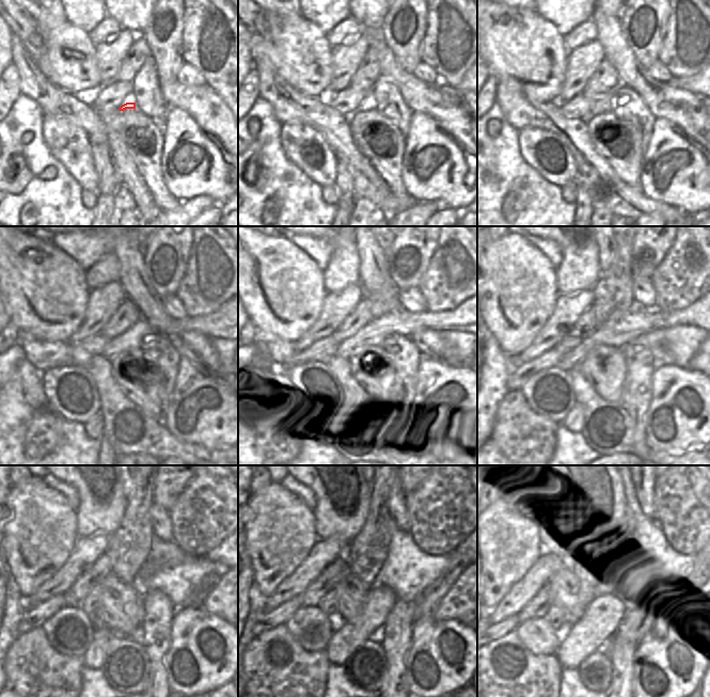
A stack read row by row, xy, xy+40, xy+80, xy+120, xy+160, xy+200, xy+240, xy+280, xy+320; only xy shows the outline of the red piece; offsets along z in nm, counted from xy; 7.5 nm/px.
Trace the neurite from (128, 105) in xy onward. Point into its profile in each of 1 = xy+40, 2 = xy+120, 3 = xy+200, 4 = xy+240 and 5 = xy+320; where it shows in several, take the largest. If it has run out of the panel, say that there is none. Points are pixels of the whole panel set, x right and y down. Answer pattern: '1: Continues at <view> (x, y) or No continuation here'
1: Continues at xy+40 (365, 106)
2: Continues at xy+120 (130, 338)
3: Continues at xy+200 (634, 323)
4: Continues at xy+240 (216, 555)
5: Continues at xy+320 (562, 607).

